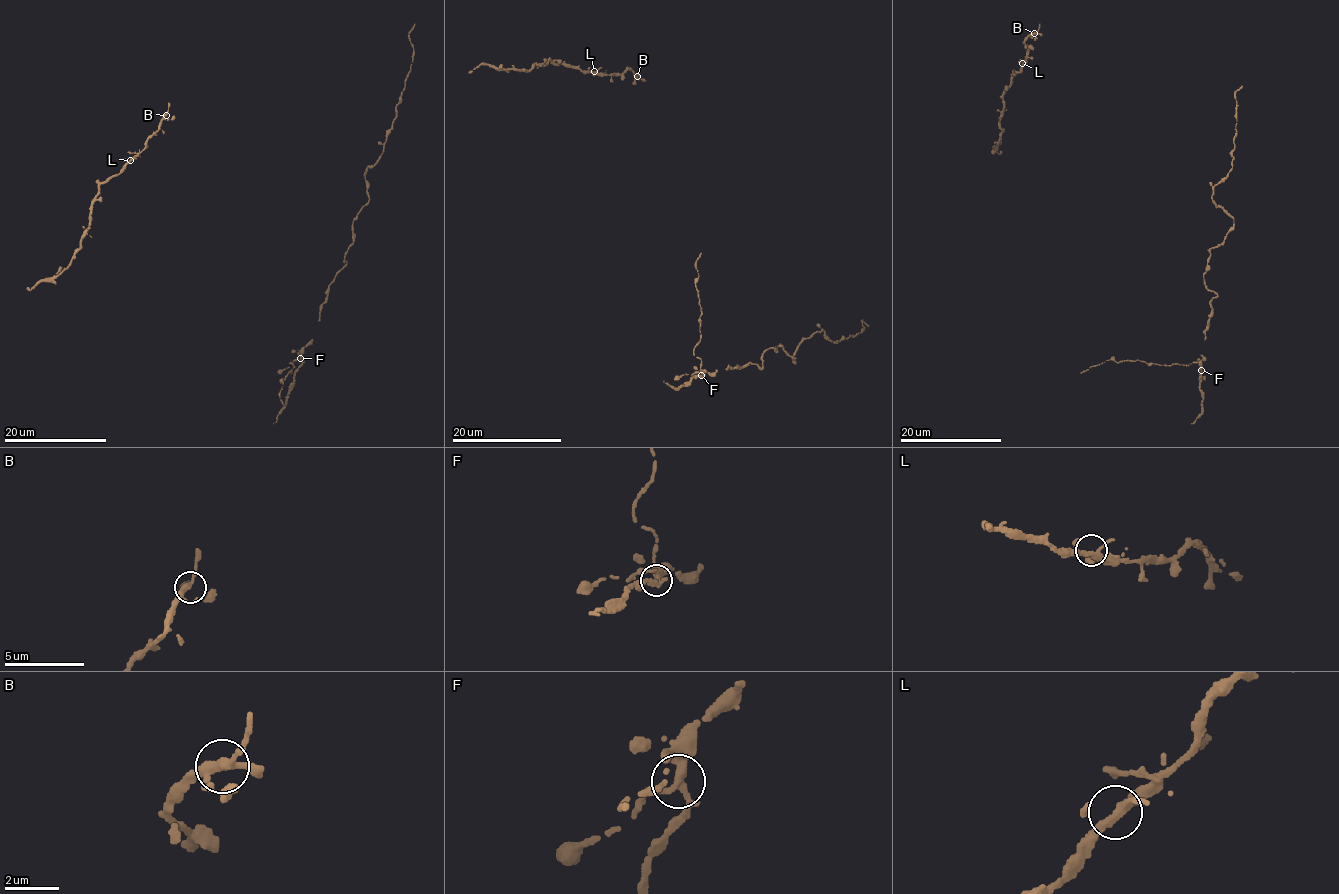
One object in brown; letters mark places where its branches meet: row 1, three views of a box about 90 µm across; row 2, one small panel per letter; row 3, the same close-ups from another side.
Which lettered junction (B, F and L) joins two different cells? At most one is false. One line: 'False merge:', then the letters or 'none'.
False merge: F

